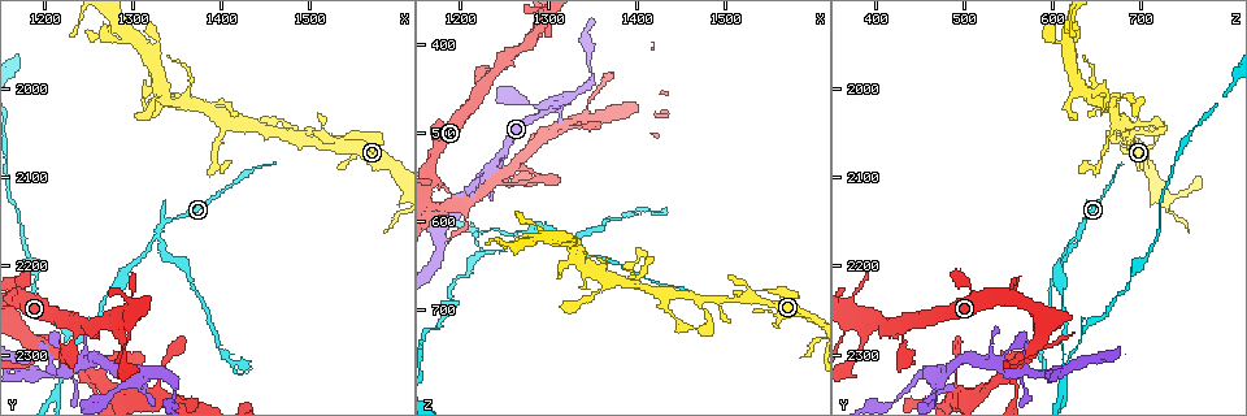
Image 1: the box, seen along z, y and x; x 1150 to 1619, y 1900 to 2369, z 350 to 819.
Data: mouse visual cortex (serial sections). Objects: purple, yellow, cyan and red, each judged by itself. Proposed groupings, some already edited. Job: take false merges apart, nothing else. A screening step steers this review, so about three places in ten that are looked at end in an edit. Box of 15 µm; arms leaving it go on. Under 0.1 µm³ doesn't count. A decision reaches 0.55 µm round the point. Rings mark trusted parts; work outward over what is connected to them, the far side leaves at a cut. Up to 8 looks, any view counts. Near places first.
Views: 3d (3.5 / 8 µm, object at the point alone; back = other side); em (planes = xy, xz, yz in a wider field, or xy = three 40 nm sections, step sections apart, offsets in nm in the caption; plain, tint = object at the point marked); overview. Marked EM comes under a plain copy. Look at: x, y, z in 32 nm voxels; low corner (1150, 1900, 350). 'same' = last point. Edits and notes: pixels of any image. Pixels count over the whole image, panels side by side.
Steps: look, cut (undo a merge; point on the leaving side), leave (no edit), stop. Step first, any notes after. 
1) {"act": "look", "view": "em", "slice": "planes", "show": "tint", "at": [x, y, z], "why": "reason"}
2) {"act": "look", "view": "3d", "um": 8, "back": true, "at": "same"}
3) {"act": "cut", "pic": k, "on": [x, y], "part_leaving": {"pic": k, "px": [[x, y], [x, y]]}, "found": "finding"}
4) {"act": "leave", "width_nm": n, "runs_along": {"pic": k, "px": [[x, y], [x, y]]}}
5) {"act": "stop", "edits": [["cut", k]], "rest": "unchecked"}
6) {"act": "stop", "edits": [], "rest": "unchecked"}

{"act": "look", "view": "em", "slice": "planes", "show": "tint", "at": [1330, 2165, 630], "why": "branch point"}

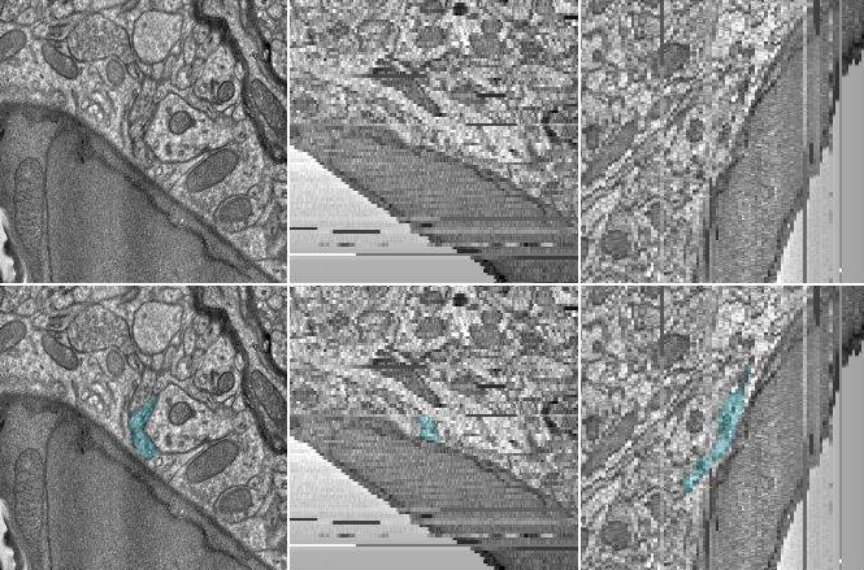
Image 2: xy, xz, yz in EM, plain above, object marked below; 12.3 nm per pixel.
{"act": "look", "view": "3d", "um": 3.5, "at": "same"}

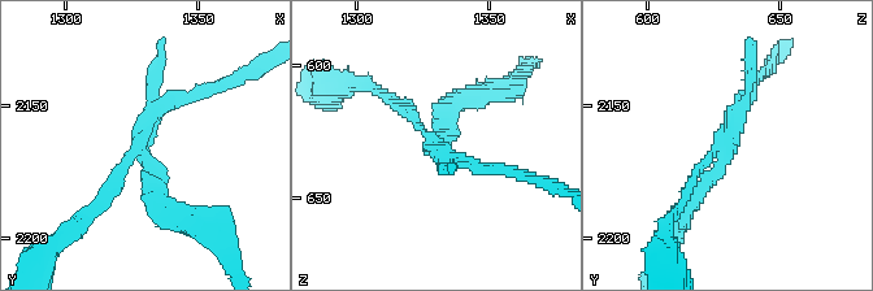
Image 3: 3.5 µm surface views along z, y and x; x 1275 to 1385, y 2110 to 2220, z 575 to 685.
{"act": "leave", "width_nm": 200, "runs_along": {"pic": 3, "px": [[199, 88], [151, 116], [103, 200]]}, "found": "one cell here"}

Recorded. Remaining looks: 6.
{"act": "look", "view": "3d", "um": 3.5, "back": true, "at": [1215, 2310, 615], "why": "abrupt turn"}

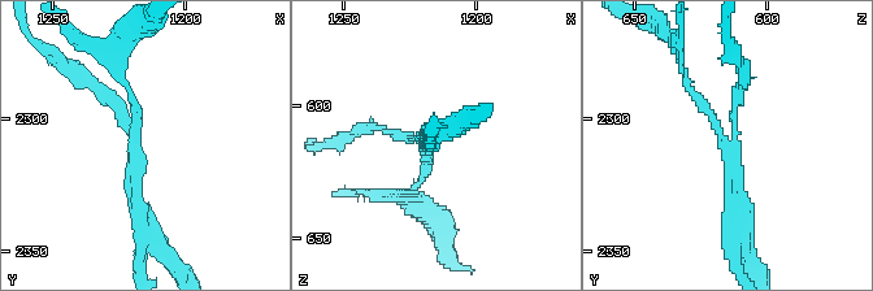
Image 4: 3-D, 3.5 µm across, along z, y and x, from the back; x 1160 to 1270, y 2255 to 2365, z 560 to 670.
{"act": "look", "view": "em", "slice": "xy", "step": 1, "show": "tint", "at": [1220, 2306, 612]}

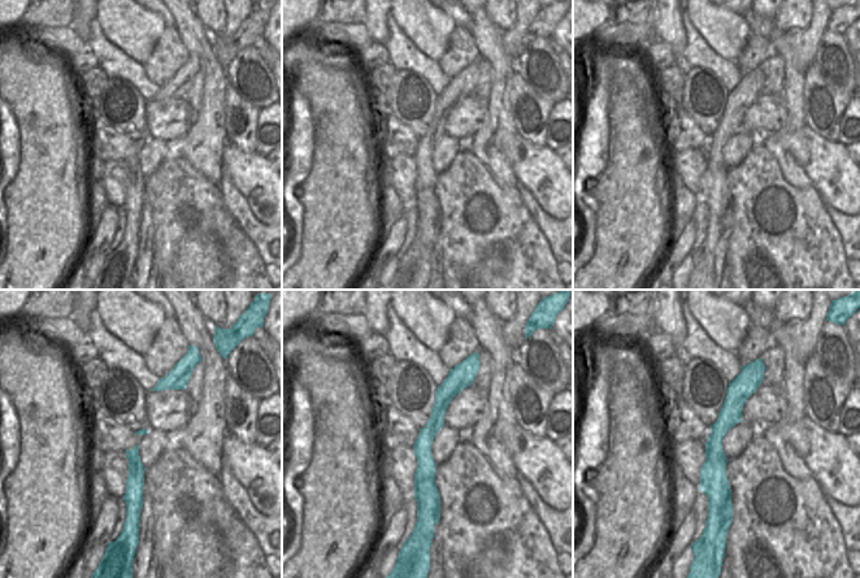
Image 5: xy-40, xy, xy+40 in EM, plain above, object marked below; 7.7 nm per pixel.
{"act": "look", "view": "em", "slice": "xy", "step": 2, "show": "tint", "at": "same", "why": "cut it another way"}

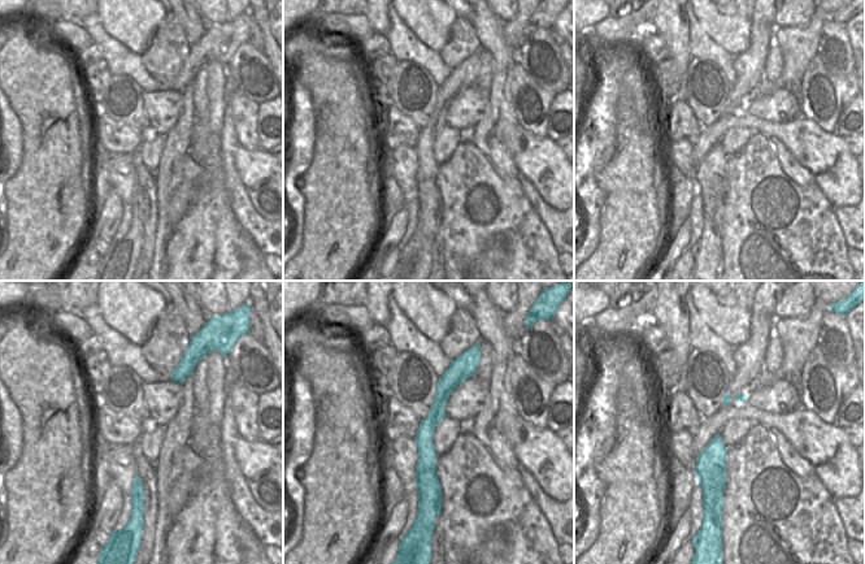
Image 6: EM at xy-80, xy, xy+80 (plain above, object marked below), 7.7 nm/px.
{"act": "leave", "width_nm": 140, "runs_along": {"pic": 4, "px": [[372, 126], [424, 137], [416, 187]]}, "found": "one cell here"}

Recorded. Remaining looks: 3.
{"act": "look", "view": "3d", "um": 3.5, "at": [1290, 2325, 480], "why": "arms part here"}

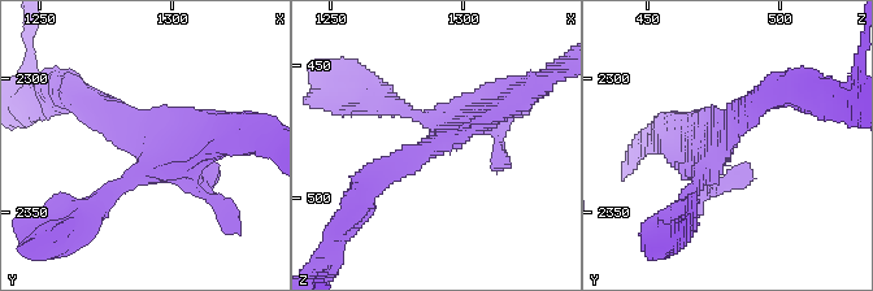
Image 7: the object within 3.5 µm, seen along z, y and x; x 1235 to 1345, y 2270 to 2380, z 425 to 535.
{"act": "look", "view": "em", "slice": "xy", "step": 1, "show": "tint", "at": [1294, 2325, 478]}

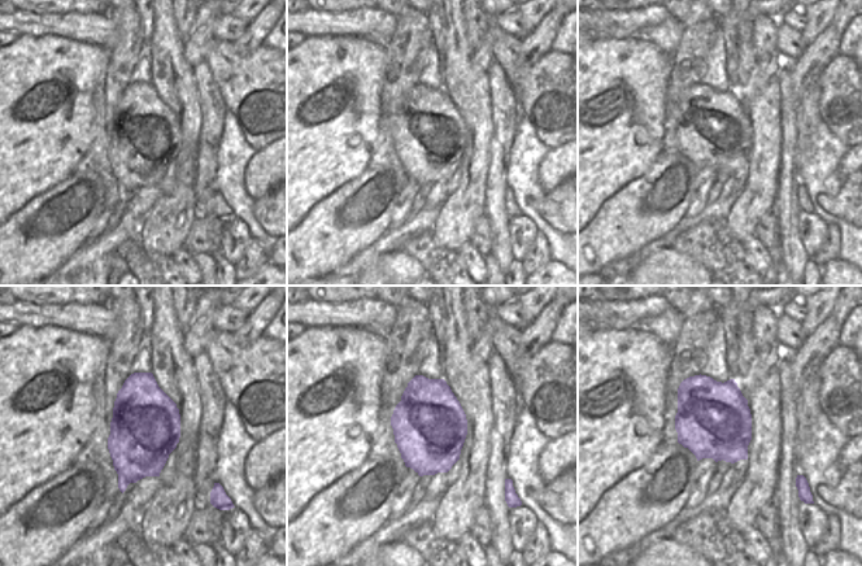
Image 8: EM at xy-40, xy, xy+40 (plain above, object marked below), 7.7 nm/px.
{"act": "leave", "found": "one cell here"}

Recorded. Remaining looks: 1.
{"act": "stop", "edits": [], "rest": "unchecked"}

